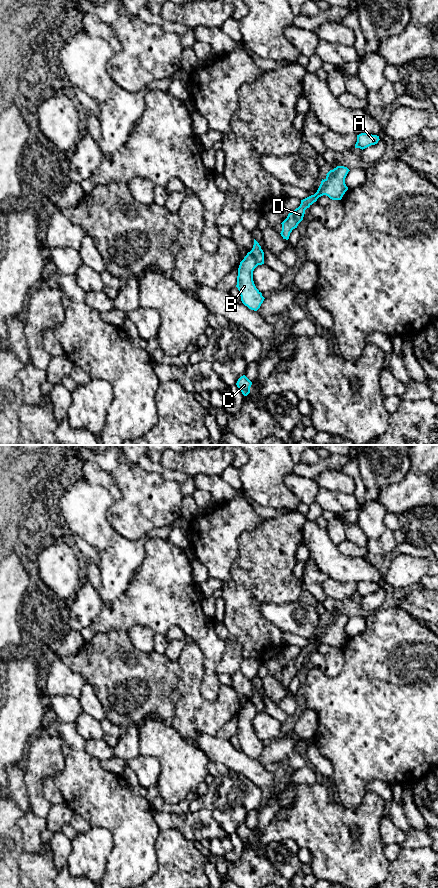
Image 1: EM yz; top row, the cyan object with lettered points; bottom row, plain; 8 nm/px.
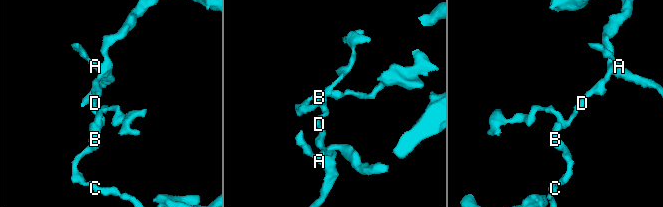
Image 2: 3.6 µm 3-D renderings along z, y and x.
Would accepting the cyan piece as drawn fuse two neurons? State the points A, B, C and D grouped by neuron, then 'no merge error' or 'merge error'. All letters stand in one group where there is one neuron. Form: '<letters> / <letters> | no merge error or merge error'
A D / B C | merge error

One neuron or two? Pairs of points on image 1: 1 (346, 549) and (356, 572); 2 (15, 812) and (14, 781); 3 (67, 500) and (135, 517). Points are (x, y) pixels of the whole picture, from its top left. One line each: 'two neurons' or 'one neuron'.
1: two neurons
2: two neurons
3: two neurons

